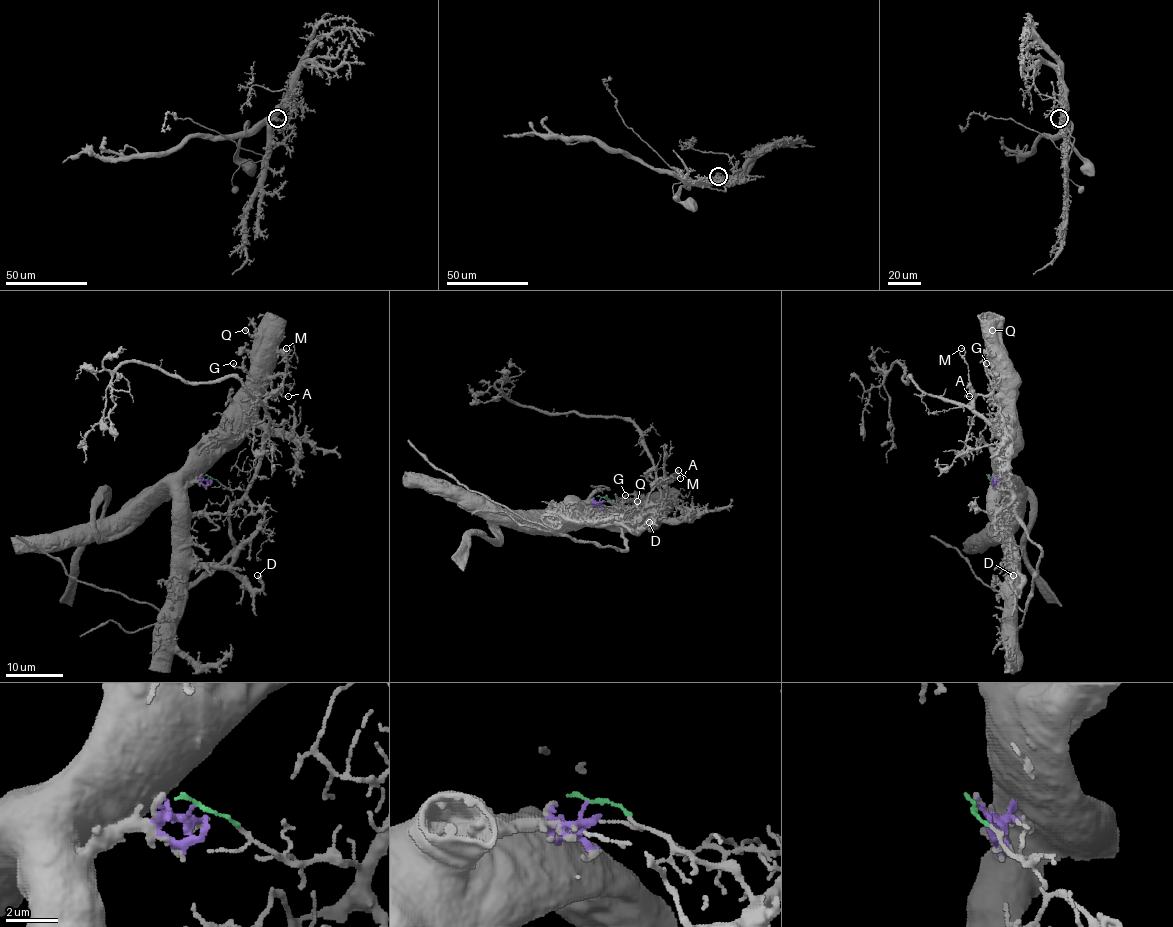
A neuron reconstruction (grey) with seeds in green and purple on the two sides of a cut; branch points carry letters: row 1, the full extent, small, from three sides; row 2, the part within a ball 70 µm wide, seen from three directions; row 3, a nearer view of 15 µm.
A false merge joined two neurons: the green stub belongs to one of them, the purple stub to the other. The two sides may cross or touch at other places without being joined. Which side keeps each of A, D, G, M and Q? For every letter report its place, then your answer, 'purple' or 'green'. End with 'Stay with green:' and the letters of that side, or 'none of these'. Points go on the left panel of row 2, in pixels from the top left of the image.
A: place (288, 396); green
D: place (257, 575); purple
G: place (233, 363); purple
M: place (286, 348); green
Q: place (245, 330); purple
Stay with green: A, M

